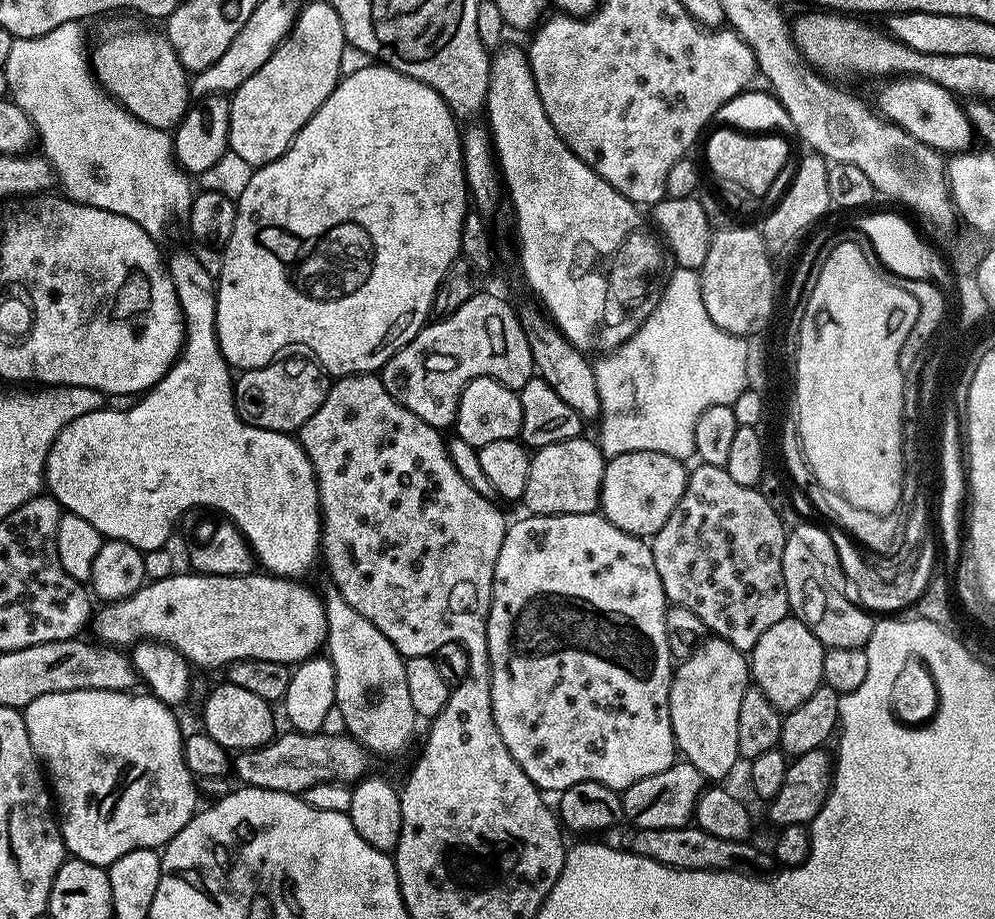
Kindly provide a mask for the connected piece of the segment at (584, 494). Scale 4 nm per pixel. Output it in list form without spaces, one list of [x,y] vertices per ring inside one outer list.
[[[585,438],[554,442],[531,453],[530,478],[526,478],[526,490],[522,501],[529,513],[538,516],[562,514],[586,514],[600,506],[600,483],[606,457],[599,443],[592,444]]]

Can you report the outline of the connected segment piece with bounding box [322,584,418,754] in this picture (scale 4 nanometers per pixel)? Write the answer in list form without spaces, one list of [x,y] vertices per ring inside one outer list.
[[[336,585],[328,588],[322,594],[328,624],[326,654],[334,666],[336,707],[342,712],[345,731],[371,753],[394,754],[409,742],[418,723],[407,689],[405,657],[342,598]]]

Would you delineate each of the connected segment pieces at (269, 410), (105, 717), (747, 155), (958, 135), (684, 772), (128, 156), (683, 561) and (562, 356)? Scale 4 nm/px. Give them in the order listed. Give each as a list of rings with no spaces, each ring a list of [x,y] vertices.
[[[277,358],[261,368],[250,368],[239,373],[234,384],[236,412],[241,420],[262,430],[295,433],[326,402],[330,377],[315,360],[284,360]]]
[[[66,690],[62,694],[42,694],[42,698],[34,698],[24,709],[24,721],[26,722],[26,734],[30,734],[30,746],[34,750],[37,760],[40,761],[43,771],[46,773],[47,783],[54,797],[55,807],[58,809],[58,820],[60,833],[64,839],[65,849],[75,859],[82,862],[96,864],[99,868],[107,869],[122,854],[130,854],[130,850],[139,848],[163,849],[164,845],[190,822],[190,818],[198,811],[196,796],[198,797],[198,784],[192,772],[188,768],[188,763],[184,757],[185,737],[180,737],[180,724],[176,721],[176,716],[169,705],[164,704],[157,696],[143,694],[136,696],[135,691],[115,692],[114,690]]]
[[[717,127],[717,132],[708,140],[708,164],[712,167],[712,172],[726,184],[737,184],[750,190],[758,198],[763,197],[763,192],[775,182],[780,176],[780,171],[784,168],[784,163],[788,160],[789,142],[780,134],[745,134],[741,131],[735,131],[729,127]]]
[[[906,76],[892,78],[880,92],[880,97],[874,100],[875,107],[885,120],[894,122],[906,130],[914,138],[935,152],[941,154],[955,154],[969,151],[973,147],[974,129],[964,112],[964,104],[956,93],[946,90],[920,76]]]
[[[677,762],[671,764],[662,774],[642,778],[634,786],[623,789],[624,820],[634,828],[687,828],[693,823],[696,815],[696,804],[705,792],[704,775],[693,764]]]
[[[67,20],[45,36],[13,39],[10,58],[6,58],[2,66],[10,99],[26,110],[36,125],[38,144],[44,147],[43,155],[51,164],[58,184],[64,187],[62,192],[67,199],[98,210],[110,210],[110,214],[122,214],[142,226],[148,236],[160,238],[171,220],[187,221],[194,195],[194,187],[188,181],[191,179],[174,159],[173,133],[163,128],[152,128],[130,115],[97,84],[86,48],[84,52],[84,32],[80,28],[83,27],[77,21]]]
[[[703,462],[697,463],[697,465],[696,469],[693,467],[689,471],[686,490],[682,494],[682,498],[678,498],[678,506],[674,506],[674,514],[670,514],[670,518],[666,518],[666,526],[662,526],[662,530],[658,530],[658,534],[651,537],[650,547],[654,554],[654,566],[658,566],[658,578],[662,578],[662,590],[669,605],[677,604],[686,606],[686,610],[694,610],[694,614],[698,614],[698,618],[702,618],[705,629],[711,635],[721,636],[726,642],[730,642],[730,646],[734,646],[739,652],[748,654],[758,642],[758,638],[762,638],[762,634],[766,634],[766,630],[770,630],[770,626],[774,626],[774,622],[782,622],[782,618],[789,615],[790,612],[786,582],[782,578],[782,550],[786,539],[786,529],[779,521],[773,507],[761,494],[759,487],[738,486],[738,482],[734,482],[734,478],[730,478],[725,467],[710,466]]]
[[[543,311],[519,313],[520,324],[528,335],[530,342],[530,354],[532,355],[532,366],[535,375],[562,398],[572,410],[578,413],[581,421],[599,421],[600,399],[598,398],[598,382],[596,381],[596,370],[593,361],[587,360],[581,349],[575,348],[571,342],[564,337],[564,333],[552,323],[551,319]]]

